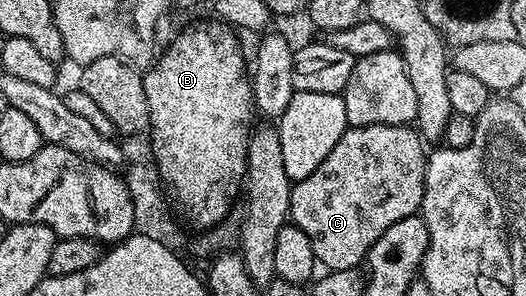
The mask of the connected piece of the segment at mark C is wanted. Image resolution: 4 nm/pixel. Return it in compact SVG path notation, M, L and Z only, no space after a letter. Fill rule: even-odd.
M352 126L321 160L313 176L292 185L290 221L309 236L320 267L356 269L369 248L381 240L385 228L420 213L428 156L423 145L418 129L411 126Z

